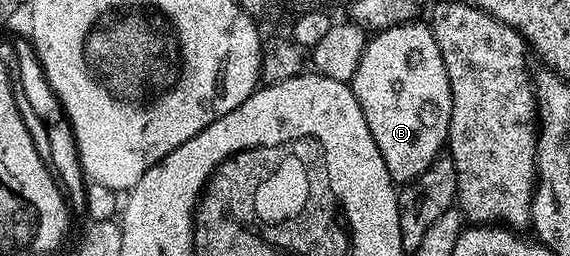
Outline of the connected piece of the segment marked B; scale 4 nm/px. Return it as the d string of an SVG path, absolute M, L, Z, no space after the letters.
M410 21L376 32L366 42L365 51L351 80L353 95L363 109L367 129L371 129L371 137L375 137L375 145L379 145L379 153L383 153L387 173L391 173L397 185L418 179L433 164L446 146L451 125L453 94L447 81L447 69L443 65L443 53L439 53L432 26L428 22L421 22Z

